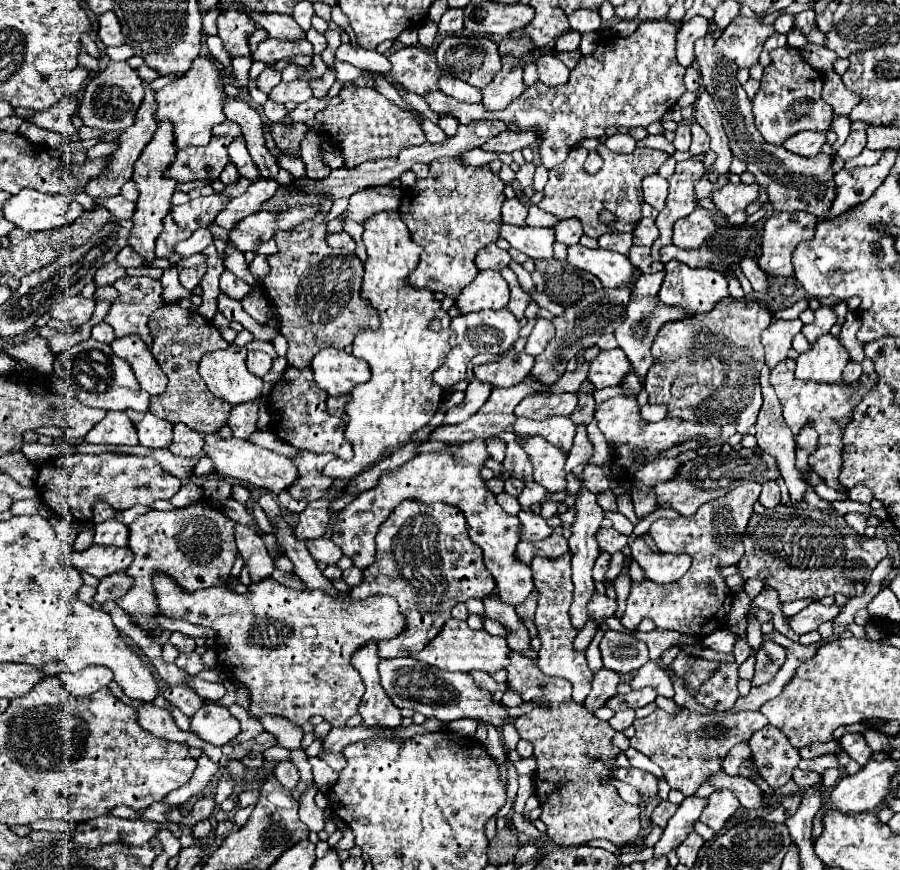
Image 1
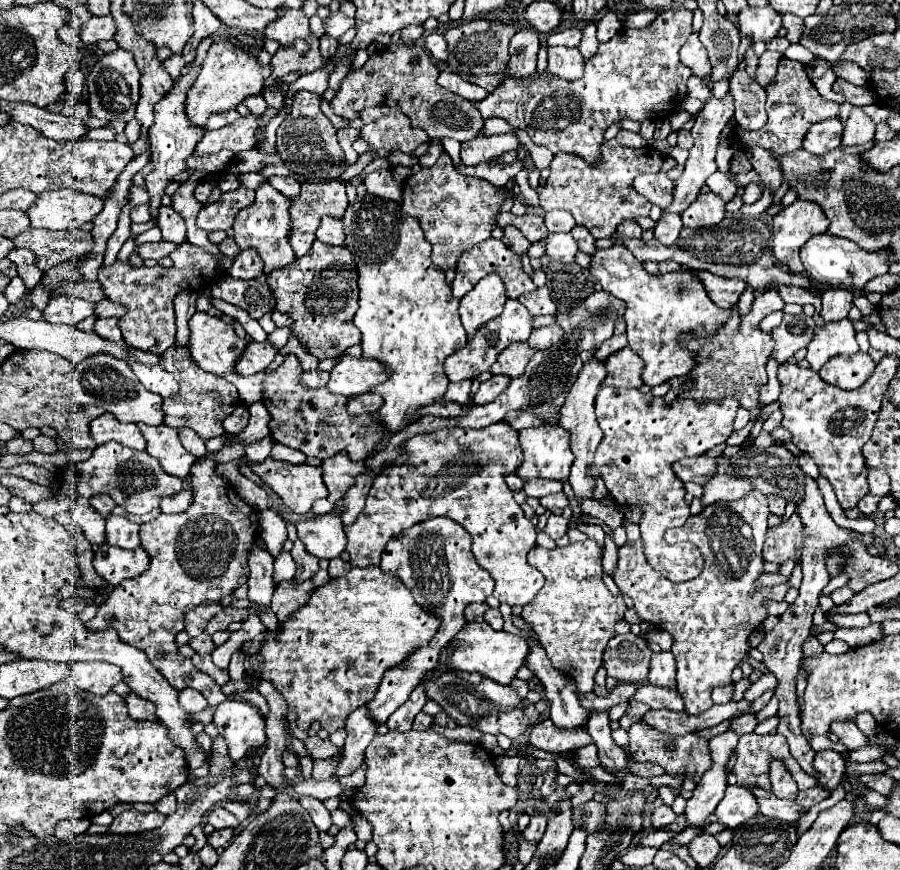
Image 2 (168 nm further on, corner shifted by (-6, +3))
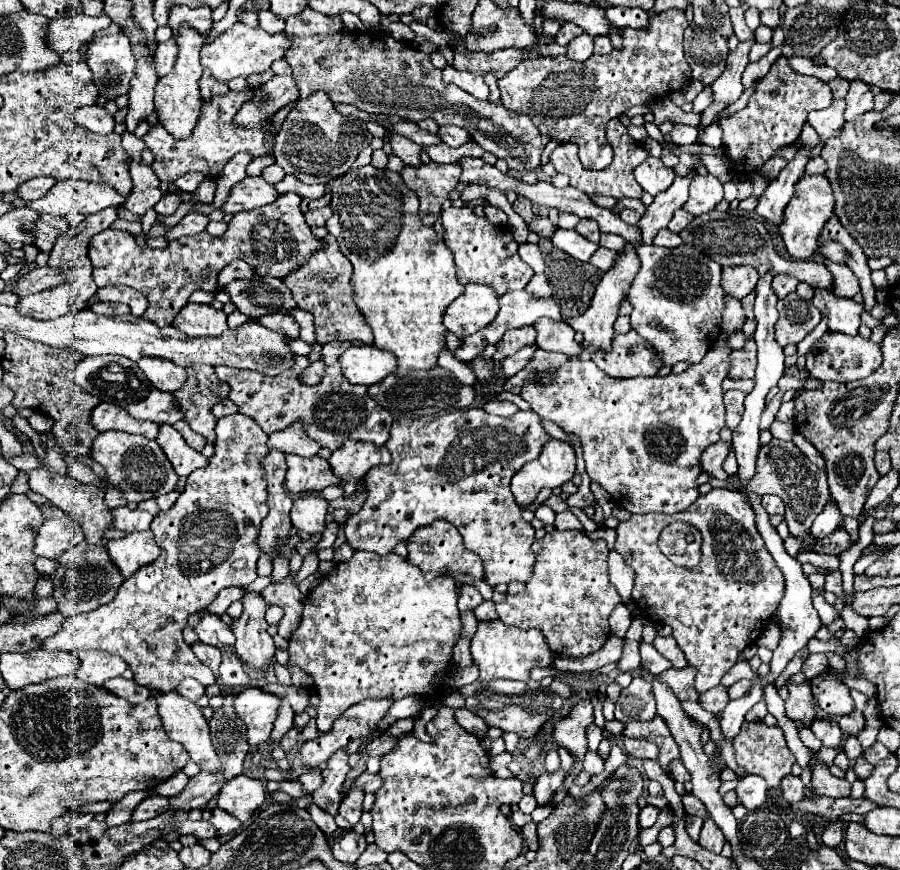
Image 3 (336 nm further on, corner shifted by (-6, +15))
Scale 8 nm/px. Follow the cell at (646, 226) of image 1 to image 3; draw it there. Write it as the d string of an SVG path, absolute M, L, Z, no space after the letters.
M680 208L680 210L674 212L674 216L672 216L670 224L668 224L668 230L672 230L672 232L680 232L680 230L684 230L684 228L688 226L688 222L690 222L692 218L694 218L692 214L688 214L688 212L684 212L684 210Z

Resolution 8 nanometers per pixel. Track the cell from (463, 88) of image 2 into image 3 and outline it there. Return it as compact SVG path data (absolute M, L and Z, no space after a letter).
M446 66L442 70L442 74L444 74L446 82L452 82L452 84L460 86L462 90L466 90L472 96L476 96L478 100L486 100L488 98L488 86L486 86L482 76L476 76L476 74L470 74L470 72L460 72L460 70L452 68L452 66Z

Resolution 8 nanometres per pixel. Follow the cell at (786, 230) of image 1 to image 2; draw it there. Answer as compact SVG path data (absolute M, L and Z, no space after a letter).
M796 200L786 206L784 212L774 216L772 226L772 252L774 256L786 264L792 272L804 272L800 262L800 248L808 242L808 238L826 232L830 220L818 208L816 202Z

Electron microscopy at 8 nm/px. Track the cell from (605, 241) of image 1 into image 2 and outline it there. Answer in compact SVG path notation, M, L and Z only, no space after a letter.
M624 220L624 224L620 224L620 228L616 228L616 234L628 236L628 238L640 238L642 228L634 220Z

